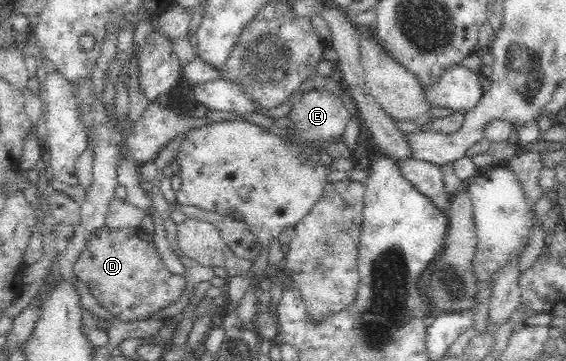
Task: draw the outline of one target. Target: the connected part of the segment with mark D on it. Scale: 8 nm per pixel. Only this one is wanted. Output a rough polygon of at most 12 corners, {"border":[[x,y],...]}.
{"border":[[100,226],[73,276],[122,322],[158,318],[187,282],[138,228]]}

